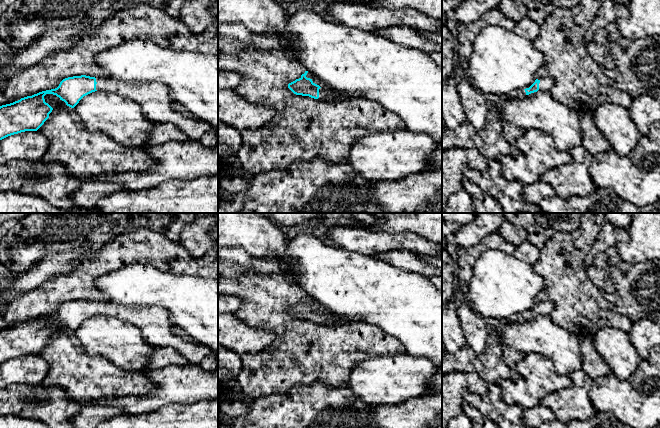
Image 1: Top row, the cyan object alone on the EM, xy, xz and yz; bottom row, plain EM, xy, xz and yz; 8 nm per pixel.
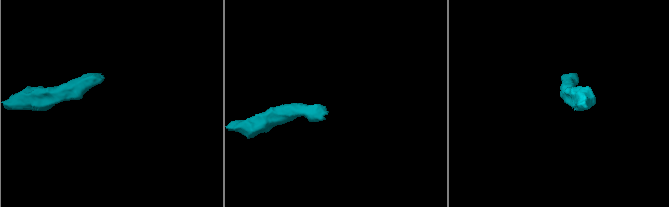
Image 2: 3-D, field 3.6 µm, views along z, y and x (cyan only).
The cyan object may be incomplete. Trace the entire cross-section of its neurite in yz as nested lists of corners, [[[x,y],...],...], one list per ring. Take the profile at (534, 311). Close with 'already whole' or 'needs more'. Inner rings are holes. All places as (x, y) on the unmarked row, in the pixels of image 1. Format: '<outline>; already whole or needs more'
[[[543,301],[540,304],[536,303],[535,306],[526,313],[518,313],[507,319],[511,323],[523,323],[526,319],[537,316],[539,313],[542,315],[550,315],[554,309],[554,304],[550,301]]]; needs more

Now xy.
[[[86,299],[63,303],[55,313],[46,314],[0,330],[0,364],[25,355],[37,355],[49,342],[53,332],[45,326],[46,318],[53,318],[74,332],[86,319],[97,314],[120,319],[136,326],[143,339],[152,346],[172,347],[190,363],[199,365],[206,357],[216,359],[211,348],[193,343],[173,333],[173,324],[165,308],[126,307],[110,302]]]; needs more

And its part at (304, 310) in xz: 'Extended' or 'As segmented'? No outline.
Extended

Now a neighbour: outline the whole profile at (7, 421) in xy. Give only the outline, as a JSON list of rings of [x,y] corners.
[[[4,415],[0,416],[0,428],[50,428],[40,420],[30,417]]]

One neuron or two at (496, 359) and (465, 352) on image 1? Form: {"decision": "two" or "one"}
{"decision": "one"}

